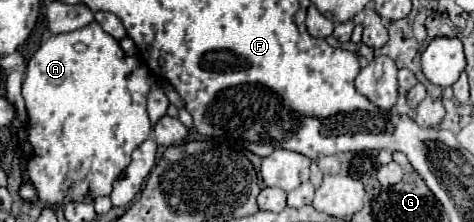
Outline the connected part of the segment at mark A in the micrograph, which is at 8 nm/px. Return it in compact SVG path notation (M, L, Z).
M98 22L68 34L50 36L42 42L38 52L28 60L22 96L30 120L28 140L34 148L28 176L44 204L66 206L70 202L94 202L100 196L110 196L114 182L124 176L132 152L150 138L152 124L146 114L146 96L152 84L154 76L150 70L136 56L126 56L118 40L106 34Z

